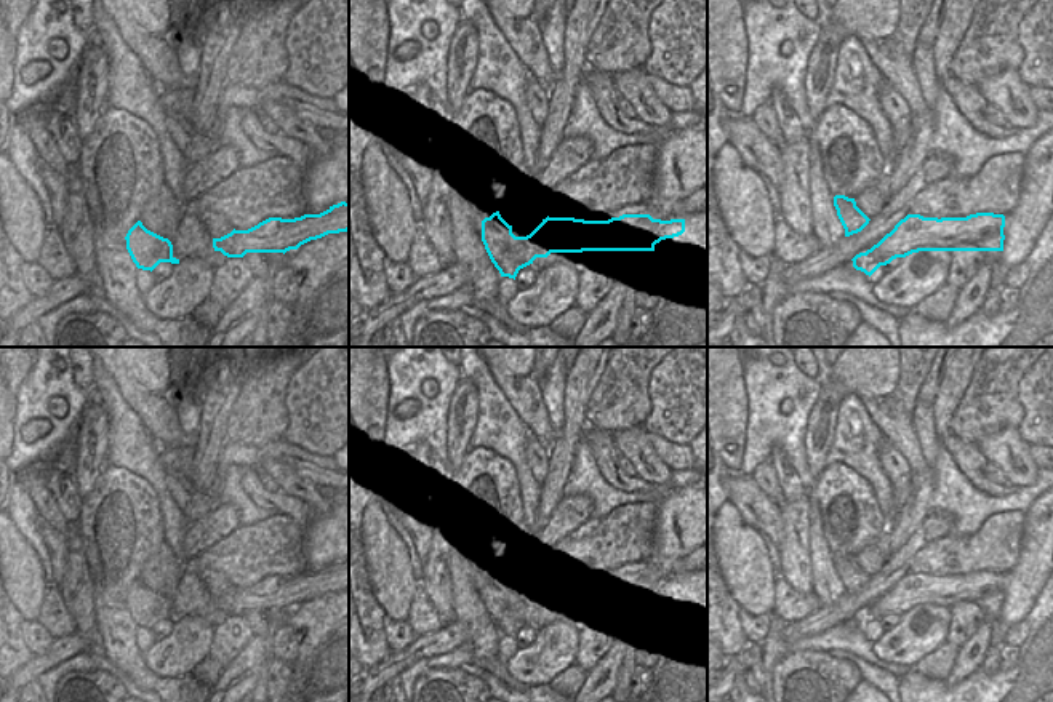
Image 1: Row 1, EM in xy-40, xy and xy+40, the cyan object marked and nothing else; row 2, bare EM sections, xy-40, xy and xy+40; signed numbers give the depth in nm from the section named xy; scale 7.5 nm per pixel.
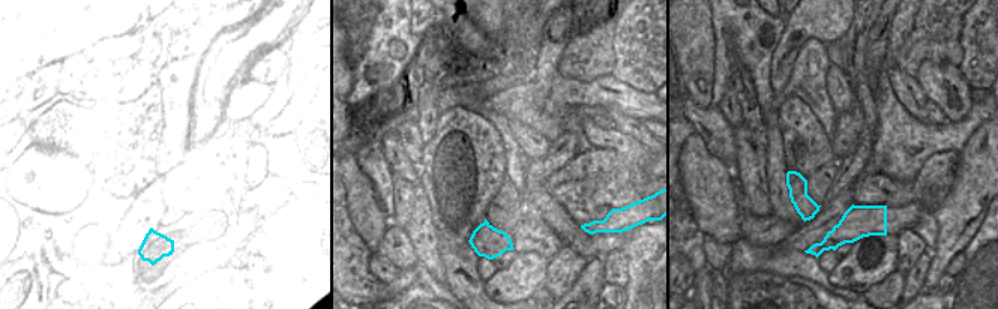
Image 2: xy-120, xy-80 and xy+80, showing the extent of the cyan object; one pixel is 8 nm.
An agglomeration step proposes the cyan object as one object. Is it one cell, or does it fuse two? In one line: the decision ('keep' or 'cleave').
cleave

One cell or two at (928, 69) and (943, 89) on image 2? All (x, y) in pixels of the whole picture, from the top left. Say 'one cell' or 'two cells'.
one cell

